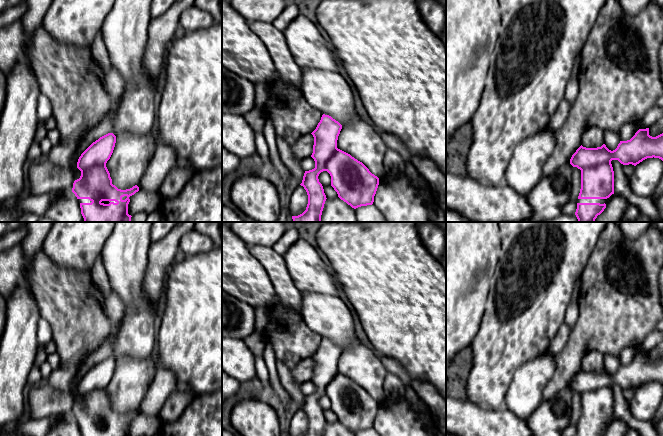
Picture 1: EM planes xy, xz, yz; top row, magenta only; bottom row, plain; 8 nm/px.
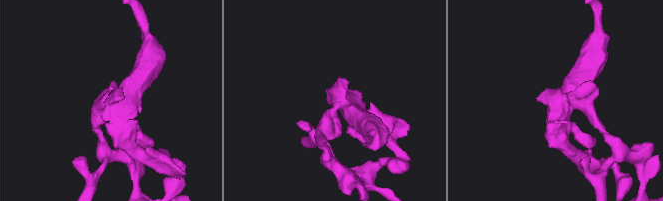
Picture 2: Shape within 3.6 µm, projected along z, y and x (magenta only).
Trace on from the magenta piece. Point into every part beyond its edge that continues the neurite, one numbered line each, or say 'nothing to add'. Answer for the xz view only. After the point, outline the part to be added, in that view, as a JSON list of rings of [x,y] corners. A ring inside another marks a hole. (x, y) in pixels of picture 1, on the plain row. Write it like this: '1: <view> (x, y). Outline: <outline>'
nothing to add

